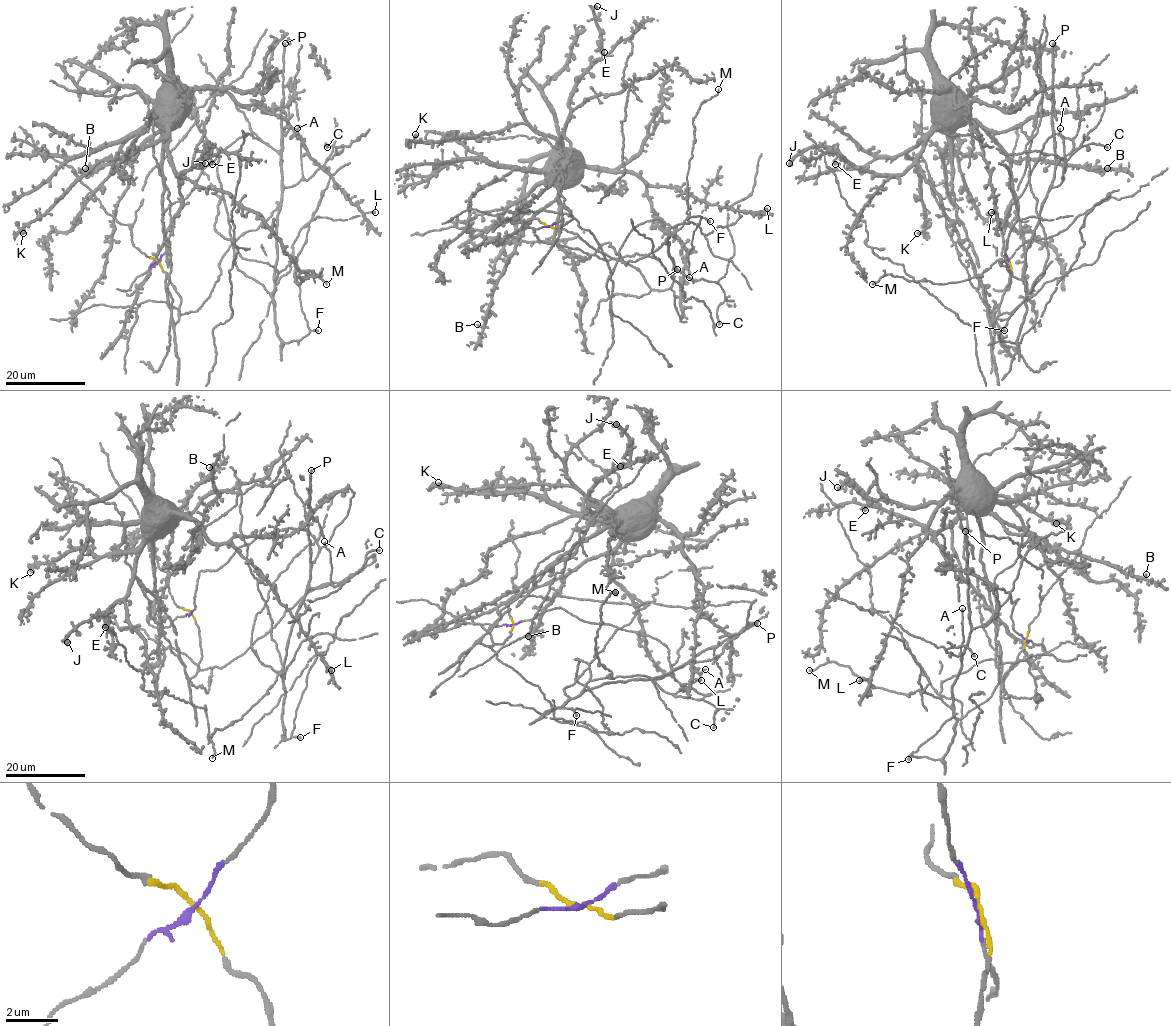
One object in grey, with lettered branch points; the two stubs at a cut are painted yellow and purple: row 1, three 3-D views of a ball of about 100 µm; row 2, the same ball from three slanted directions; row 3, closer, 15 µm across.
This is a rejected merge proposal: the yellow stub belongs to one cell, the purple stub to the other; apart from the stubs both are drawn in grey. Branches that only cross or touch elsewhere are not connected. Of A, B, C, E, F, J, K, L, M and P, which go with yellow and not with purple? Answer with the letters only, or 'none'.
B, E, J, K, L

